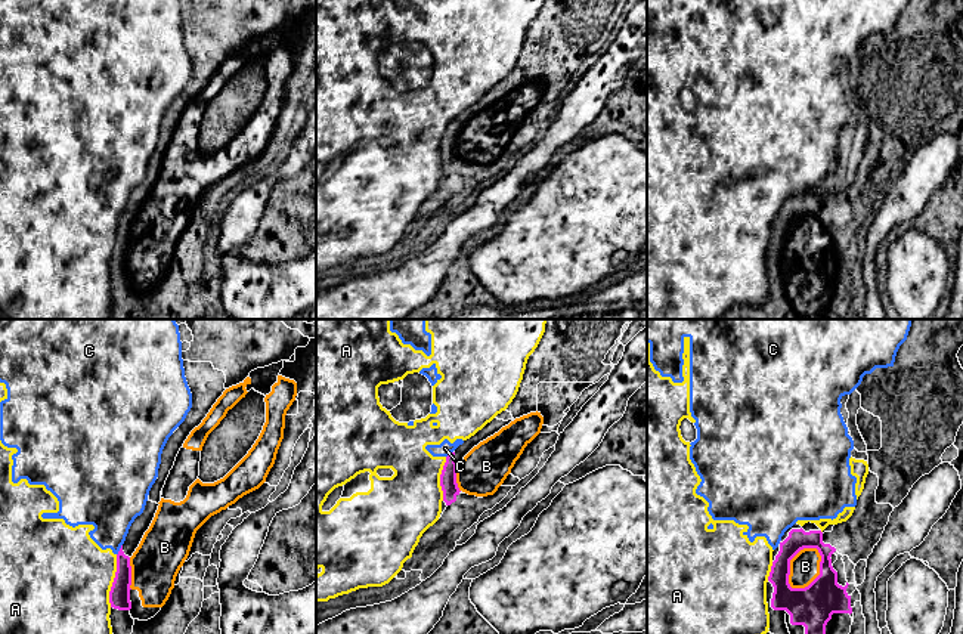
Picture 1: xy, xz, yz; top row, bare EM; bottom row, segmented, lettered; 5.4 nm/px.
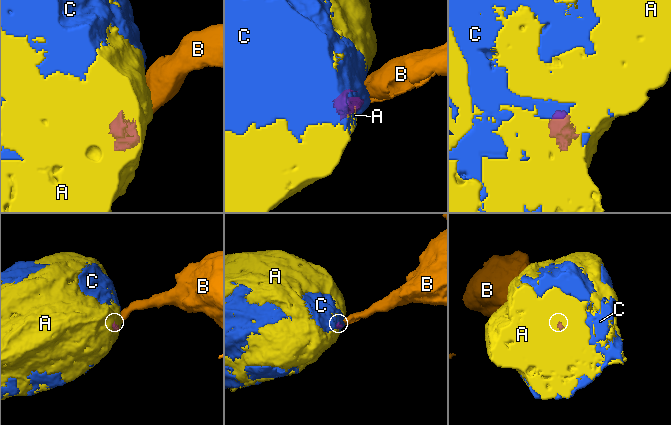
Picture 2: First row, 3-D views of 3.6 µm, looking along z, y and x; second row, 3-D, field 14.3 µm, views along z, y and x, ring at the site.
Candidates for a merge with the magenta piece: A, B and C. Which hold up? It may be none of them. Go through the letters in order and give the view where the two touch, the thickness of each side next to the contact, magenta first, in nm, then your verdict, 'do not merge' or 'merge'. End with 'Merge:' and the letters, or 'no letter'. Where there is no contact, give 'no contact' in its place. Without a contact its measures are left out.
A: meets magenta in xy; 110 nm thick on the magenta side, 480 nm on the other; do not merge
B: meets magenta in yz; 190 nm thick on the magenta side, 160 nm on the other; merge
C: meets magenta in xy; 110 nm thick on the magenta side, 300 nm on the other; do not merge
Merge: B

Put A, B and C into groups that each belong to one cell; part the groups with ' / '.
A C / B

